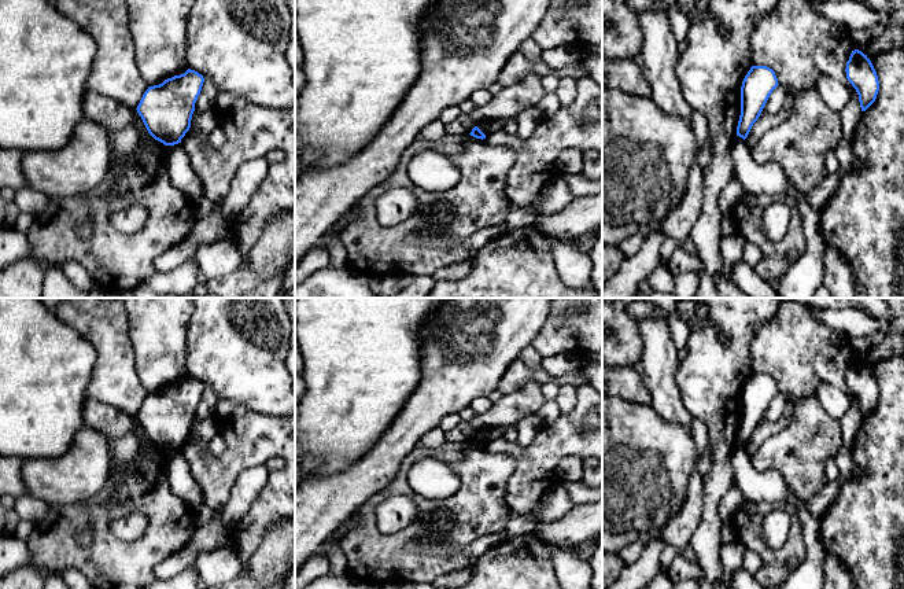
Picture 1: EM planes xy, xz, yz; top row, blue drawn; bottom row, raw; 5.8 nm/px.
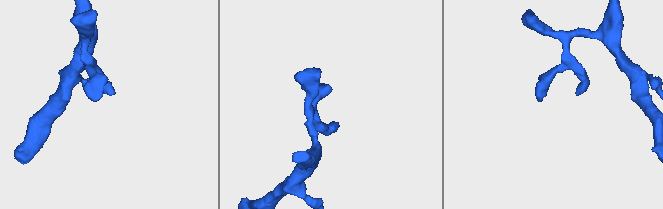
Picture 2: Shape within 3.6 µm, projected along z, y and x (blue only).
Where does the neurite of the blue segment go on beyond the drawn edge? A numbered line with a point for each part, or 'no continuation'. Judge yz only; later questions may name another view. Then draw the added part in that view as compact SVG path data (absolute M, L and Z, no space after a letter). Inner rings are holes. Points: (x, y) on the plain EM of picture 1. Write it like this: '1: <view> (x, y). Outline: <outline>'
no continuation

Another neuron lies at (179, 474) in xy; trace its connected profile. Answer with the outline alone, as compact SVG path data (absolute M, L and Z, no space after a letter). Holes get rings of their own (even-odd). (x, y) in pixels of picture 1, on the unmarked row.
M181 450L167 453L165 463L166 476L171 492L185 501L192 509L203 507L200 487L192 476L189 461L185 454Z

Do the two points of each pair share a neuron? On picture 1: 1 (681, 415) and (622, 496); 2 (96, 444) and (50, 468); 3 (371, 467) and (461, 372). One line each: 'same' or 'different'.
1: different
2: same
3: same

